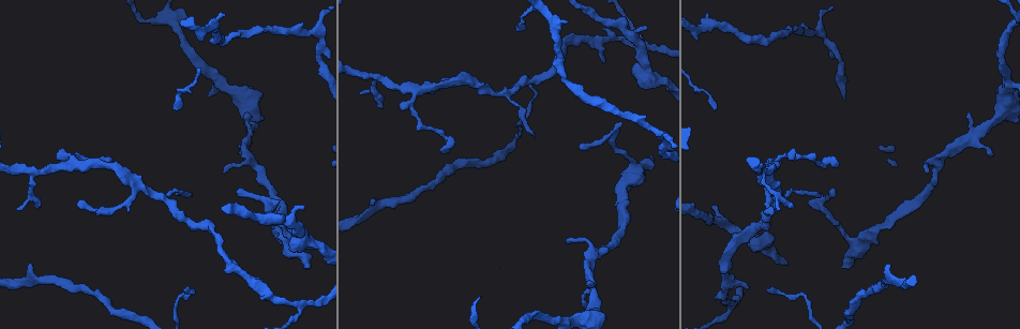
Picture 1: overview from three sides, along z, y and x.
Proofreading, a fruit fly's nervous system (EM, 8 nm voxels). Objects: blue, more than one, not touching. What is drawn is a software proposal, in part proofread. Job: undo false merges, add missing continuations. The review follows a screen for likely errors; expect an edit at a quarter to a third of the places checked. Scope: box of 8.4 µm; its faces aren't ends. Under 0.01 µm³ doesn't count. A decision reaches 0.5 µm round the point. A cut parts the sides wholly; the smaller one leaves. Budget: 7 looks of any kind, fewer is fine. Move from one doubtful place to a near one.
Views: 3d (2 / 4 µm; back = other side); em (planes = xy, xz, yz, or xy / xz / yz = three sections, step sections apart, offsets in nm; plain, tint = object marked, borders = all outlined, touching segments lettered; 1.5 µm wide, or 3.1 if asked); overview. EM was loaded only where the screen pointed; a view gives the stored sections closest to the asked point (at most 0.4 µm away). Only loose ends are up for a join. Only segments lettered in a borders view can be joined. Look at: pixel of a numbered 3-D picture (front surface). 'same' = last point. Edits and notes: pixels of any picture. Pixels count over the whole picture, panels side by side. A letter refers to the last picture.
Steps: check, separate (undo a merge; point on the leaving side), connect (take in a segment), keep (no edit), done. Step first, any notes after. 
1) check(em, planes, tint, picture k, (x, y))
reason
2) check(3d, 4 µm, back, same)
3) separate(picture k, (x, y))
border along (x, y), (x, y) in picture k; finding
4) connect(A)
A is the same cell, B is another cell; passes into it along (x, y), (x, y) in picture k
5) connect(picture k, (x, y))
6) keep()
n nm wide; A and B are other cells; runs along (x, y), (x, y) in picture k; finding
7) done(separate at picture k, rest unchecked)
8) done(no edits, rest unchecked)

check(em, planes, borders, picture 1, (36, 171))
a fork

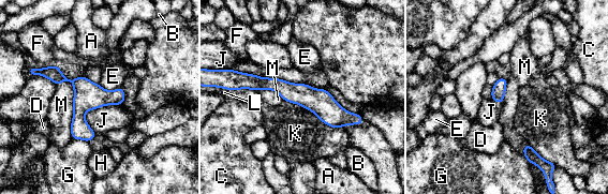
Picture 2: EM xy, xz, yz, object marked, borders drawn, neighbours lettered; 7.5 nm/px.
keep()
A, B, C, D, E, F, G, H, J, K, L and M are other cells; border along (99, 84), (107, 90), (120, 87) in picture 2; all the same neuron

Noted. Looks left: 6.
check(em, planes, borders, picture 1, (101, 159))
tapers out

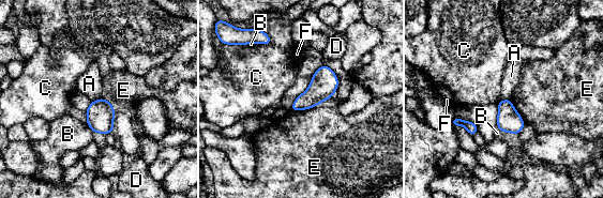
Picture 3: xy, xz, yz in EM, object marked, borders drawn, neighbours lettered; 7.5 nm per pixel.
keep()
A, B, C, D, E and F are other cells; no lettered segment goes on from it

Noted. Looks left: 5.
check(em, xz, step 8, borders, picture 1, (651, 155))
an open end

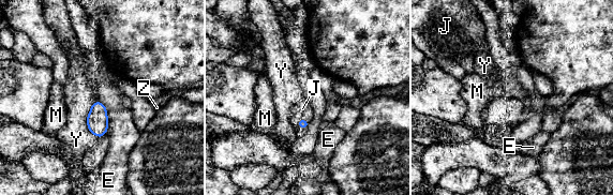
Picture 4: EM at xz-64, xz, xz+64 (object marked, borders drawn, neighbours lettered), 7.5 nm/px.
check(em, planes, borders, same)
another direction

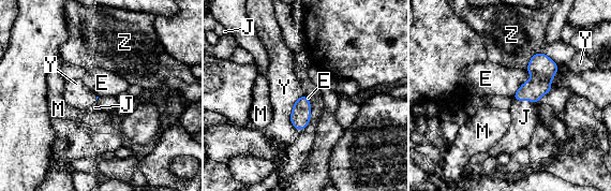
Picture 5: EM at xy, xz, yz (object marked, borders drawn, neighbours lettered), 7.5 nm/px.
connect(J)
J is the same cell, E, M, Y and Z are other cells; the neuron continues

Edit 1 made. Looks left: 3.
done(connect at picture 5, rest unchecked)

